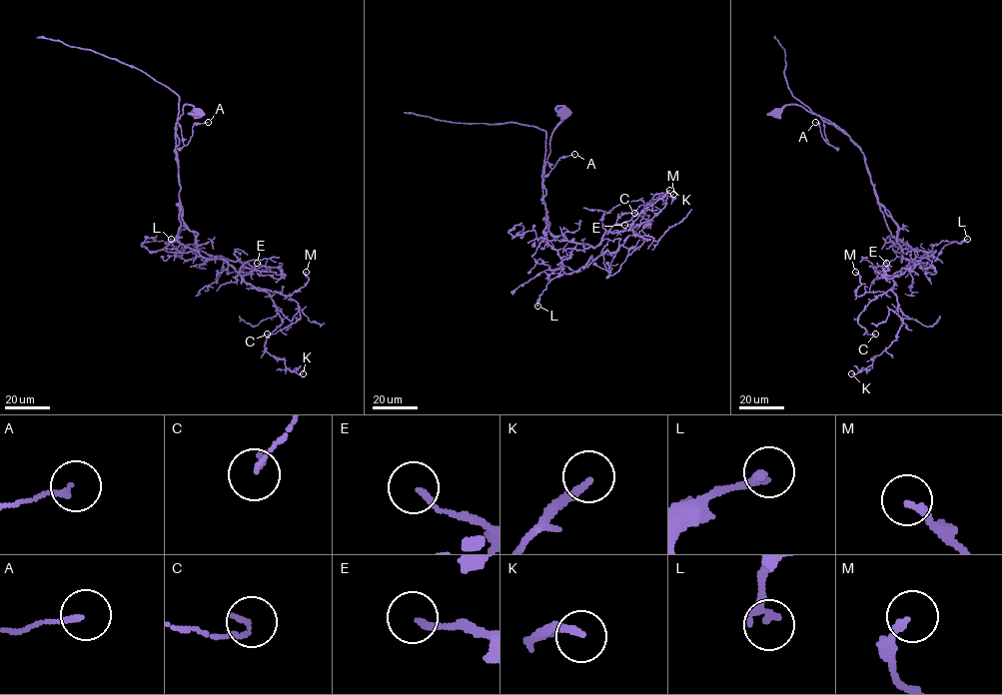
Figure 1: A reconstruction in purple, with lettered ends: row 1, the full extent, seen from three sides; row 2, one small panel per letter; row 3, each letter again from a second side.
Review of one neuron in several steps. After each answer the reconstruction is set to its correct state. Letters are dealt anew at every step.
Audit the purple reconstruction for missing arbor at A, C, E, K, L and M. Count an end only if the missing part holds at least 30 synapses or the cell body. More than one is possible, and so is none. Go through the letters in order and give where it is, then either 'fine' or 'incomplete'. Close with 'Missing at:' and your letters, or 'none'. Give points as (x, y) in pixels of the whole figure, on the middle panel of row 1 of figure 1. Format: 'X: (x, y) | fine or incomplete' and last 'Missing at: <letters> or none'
A: (574, 154) | fine
C: (634, 213) | fine
E: (624, 225) | fine
K: (669, 190) | fine
L: (537, 306) | fine
M: (673, 194) | fine
Missing at: none

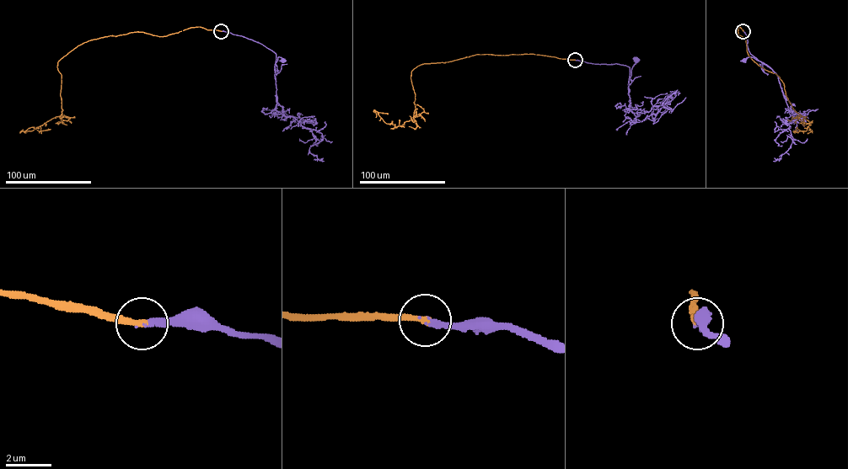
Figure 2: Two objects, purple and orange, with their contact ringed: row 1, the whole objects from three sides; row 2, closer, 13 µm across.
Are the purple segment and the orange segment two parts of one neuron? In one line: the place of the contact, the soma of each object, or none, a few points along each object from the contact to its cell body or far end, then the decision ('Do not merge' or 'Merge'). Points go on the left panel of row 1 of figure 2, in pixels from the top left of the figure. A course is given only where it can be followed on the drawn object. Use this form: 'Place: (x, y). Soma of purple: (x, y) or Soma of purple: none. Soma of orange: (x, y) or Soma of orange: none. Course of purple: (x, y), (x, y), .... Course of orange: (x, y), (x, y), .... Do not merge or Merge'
Place: (221, 31). Soma of purple: (283, 60). Soma of orange: none. Course of purple: (221, 31), (262, 44), (276, 54), (275, 65), (278, 56), (283, 60). Course of orange: (221, 31), (195, 27), (162, 36), (135, 32), (77, 45), (58, 61), (61, 114), (24, 131), (34, 128). Merge

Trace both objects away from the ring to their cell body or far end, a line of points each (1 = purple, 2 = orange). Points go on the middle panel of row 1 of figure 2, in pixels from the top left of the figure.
1: (575, 60), (629, 66), (629, 83), (636, 61)
2: (575, 60), (477, 54), (423, 63), (411, 71), (415, 117), (396, 126), (378, 114), (388, 114)

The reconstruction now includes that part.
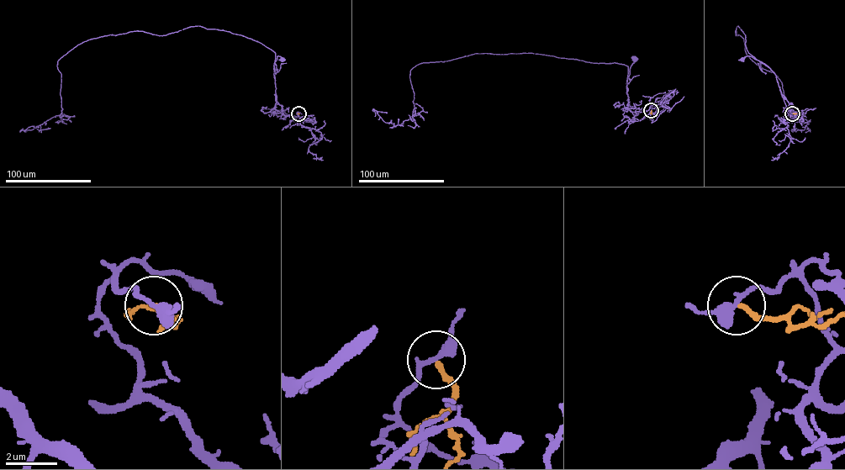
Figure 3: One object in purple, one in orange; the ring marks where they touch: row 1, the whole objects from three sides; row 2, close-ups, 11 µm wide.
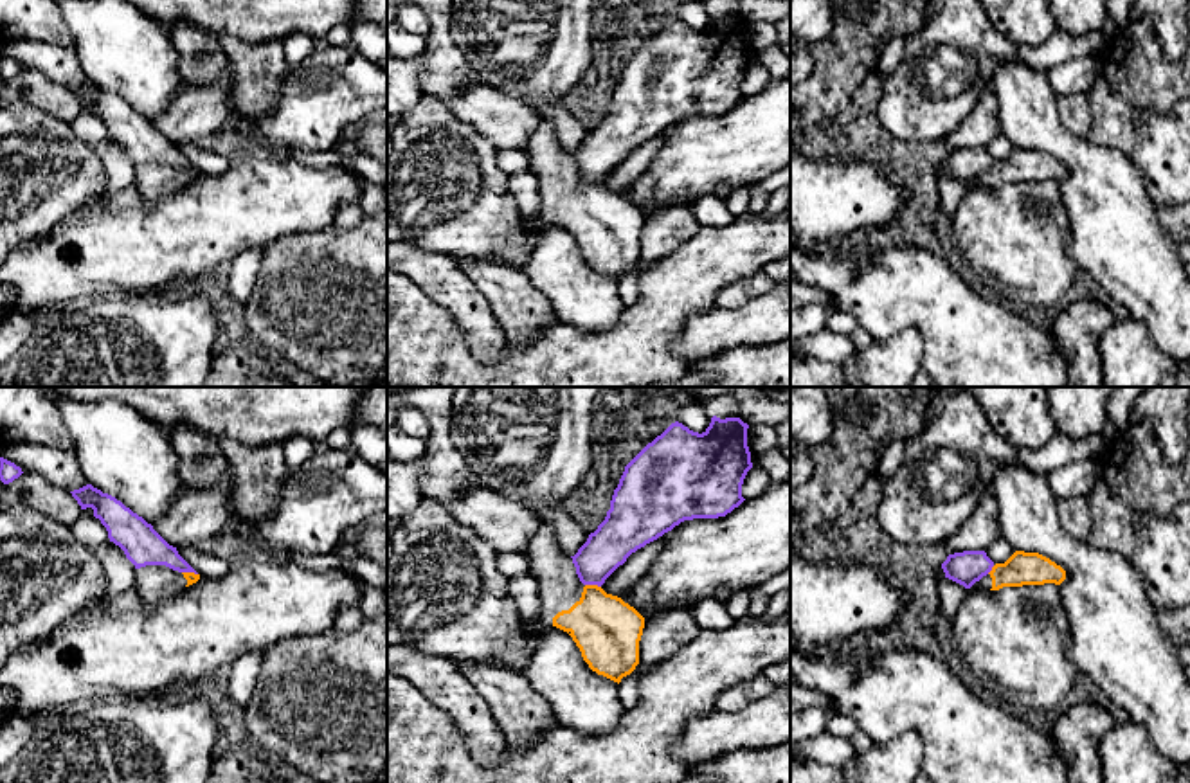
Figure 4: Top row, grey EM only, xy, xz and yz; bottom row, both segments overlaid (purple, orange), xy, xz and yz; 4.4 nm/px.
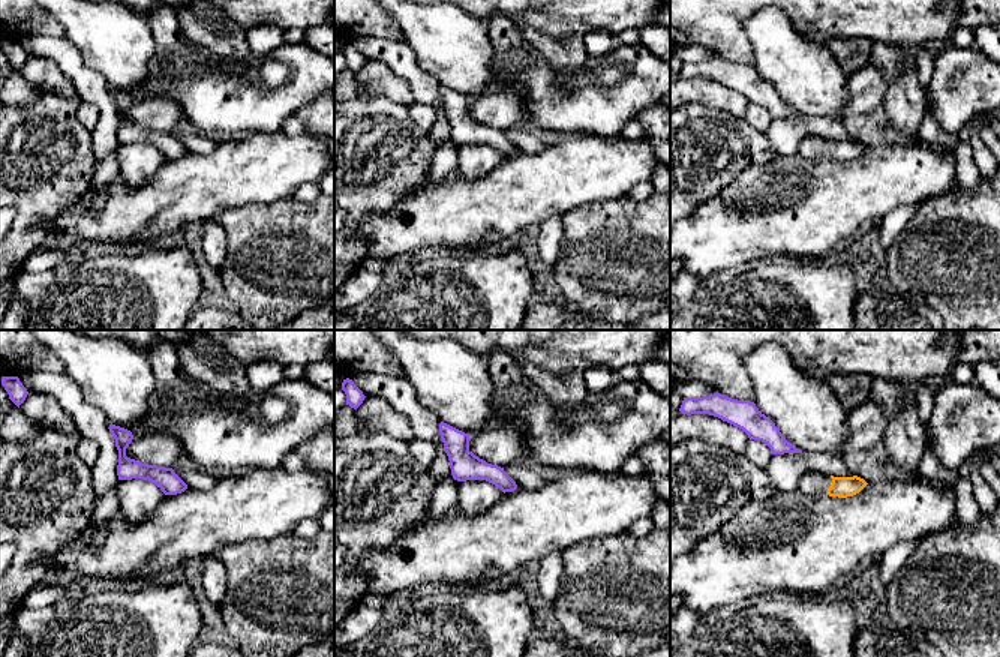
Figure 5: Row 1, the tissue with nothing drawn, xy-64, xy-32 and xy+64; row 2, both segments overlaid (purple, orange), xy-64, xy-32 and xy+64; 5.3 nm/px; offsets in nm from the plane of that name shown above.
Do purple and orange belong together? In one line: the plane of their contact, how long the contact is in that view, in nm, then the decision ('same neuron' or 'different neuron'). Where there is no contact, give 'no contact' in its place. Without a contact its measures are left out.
meets purple in xz; contact 70 nm long; different neuron

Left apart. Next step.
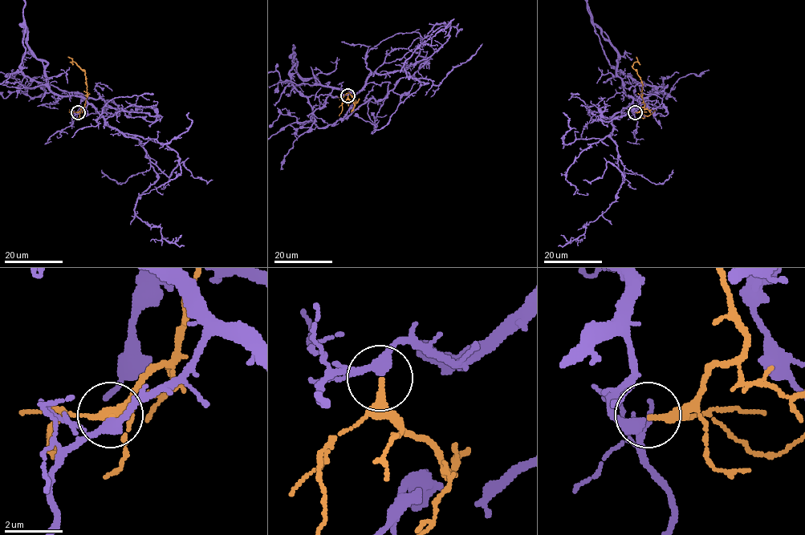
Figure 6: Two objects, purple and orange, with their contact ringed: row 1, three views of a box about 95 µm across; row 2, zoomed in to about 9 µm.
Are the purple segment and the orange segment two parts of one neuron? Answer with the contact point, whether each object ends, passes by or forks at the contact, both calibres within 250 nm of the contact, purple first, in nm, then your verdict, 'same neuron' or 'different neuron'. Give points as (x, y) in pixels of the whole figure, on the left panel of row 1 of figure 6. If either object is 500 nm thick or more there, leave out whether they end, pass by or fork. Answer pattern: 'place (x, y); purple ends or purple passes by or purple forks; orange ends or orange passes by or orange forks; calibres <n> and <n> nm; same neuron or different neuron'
place (78, 112); purple passes by; orange ends; calibres 320 and 260 nm; same neuron

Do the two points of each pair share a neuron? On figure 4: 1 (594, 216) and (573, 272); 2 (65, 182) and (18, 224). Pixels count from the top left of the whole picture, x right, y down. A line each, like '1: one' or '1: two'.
1: two
2: one

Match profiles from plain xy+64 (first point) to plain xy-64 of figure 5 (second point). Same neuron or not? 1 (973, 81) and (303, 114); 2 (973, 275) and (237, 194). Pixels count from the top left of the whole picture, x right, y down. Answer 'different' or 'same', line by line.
1: different
2: different

